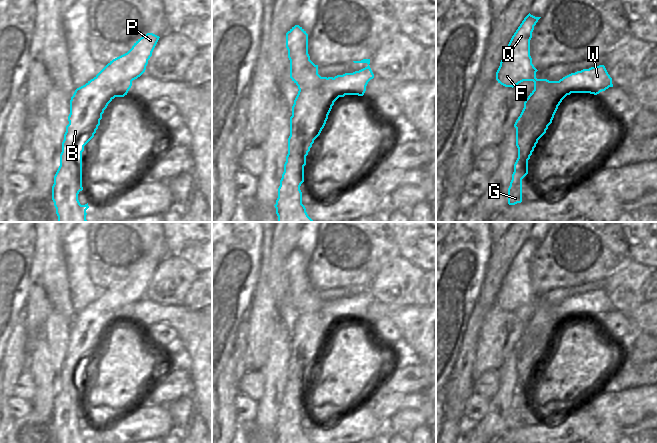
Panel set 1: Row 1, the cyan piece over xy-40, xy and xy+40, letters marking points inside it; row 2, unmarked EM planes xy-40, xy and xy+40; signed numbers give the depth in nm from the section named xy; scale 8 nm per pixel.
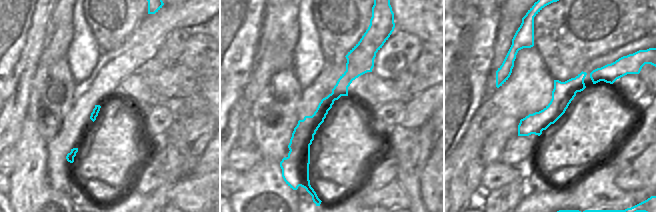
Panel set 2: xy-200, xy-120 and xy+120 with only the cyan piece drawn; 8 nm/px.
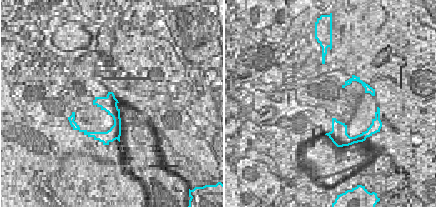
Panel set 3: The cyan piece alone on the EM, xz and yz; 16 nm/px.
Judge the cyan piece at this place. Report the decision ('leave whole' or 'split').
split

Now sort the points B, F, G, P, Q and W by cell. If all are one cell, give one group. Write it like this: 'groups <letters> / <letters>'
groups B G P / F Q W

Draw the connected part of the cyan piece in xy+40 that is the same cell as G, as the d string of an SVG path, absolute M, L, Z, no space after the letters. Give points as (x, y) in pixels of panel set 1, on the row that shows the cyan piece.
M534 83L534 90L524 102L524 108L516 120L516 146L518 158L514 164L512 180L508 188L508 204L515 205L522 202L522 179L528 174L528 160L538 141L528 134L526 124L530 120L527 110L540 102L540 83Z

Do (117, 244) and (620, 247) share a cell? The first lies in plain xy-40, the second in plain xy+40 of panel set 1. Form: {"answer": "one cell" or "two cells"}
{"answer": "one cell"}

